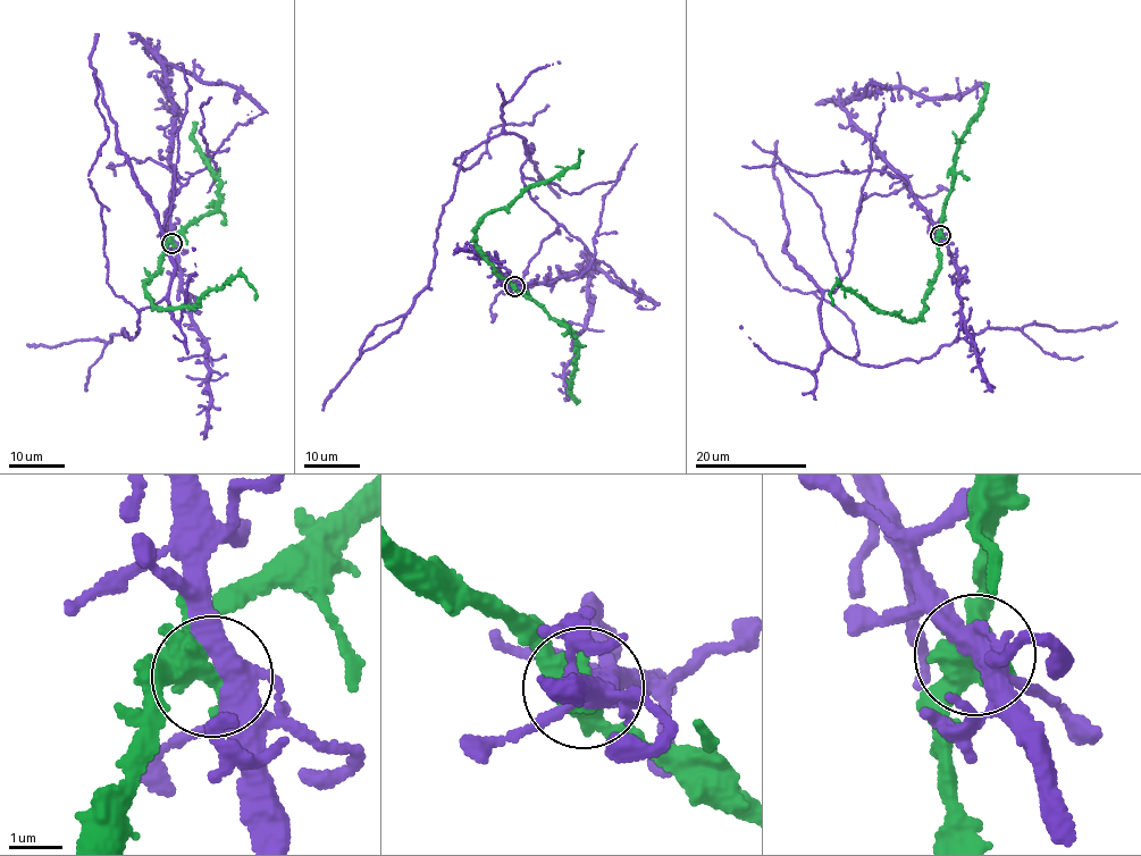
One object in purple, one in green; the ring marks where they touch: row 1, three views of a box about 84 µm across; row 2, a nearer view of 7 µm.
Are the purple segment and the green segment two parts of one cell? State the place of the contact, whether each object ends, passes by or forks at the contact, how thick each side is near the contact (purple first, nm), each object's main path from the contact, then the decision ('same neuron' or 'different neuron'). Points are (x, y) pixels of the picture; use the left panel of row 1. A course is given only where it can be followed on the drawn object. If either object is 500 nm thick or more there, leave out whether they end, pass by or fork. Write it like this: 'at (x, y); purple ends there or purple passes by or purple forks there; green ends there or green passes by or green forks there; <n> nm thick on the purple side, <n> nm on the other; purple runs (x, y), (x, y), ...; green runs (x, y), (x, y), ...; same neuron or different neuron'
at (172, 243); purple forks there; green forks there; 360 nm thick on the purple side, 400 nm on the other; purple runs (173, 243), (166, 64), (232, 85), (261, 115), (166, 211), (175, 276), (133, 338), (27, 344); green runs (172, 243), (159, 274), (144, 284), (156, 307), (196, 304), (208, 292), (242, 276), (256, 300); different neuron

